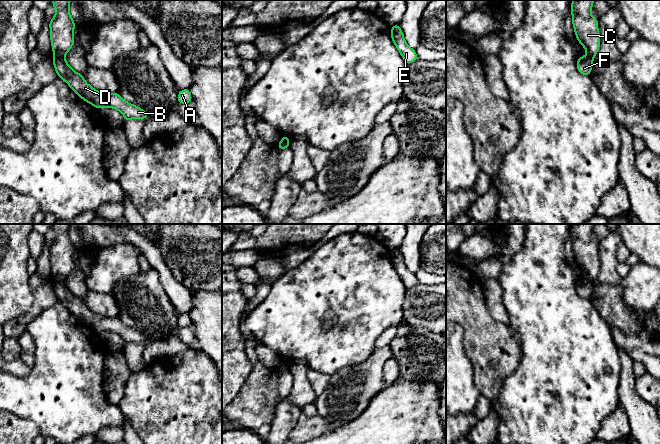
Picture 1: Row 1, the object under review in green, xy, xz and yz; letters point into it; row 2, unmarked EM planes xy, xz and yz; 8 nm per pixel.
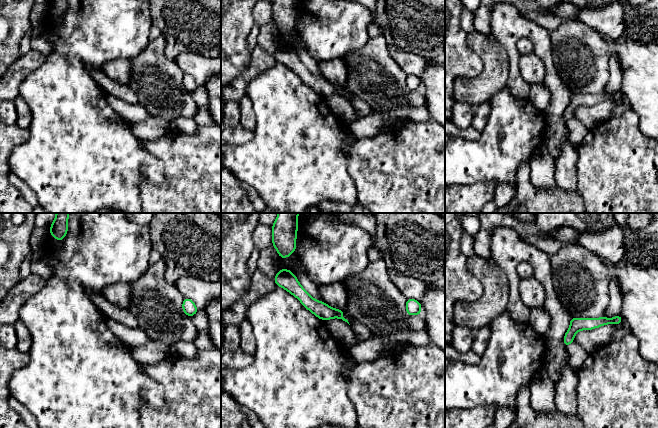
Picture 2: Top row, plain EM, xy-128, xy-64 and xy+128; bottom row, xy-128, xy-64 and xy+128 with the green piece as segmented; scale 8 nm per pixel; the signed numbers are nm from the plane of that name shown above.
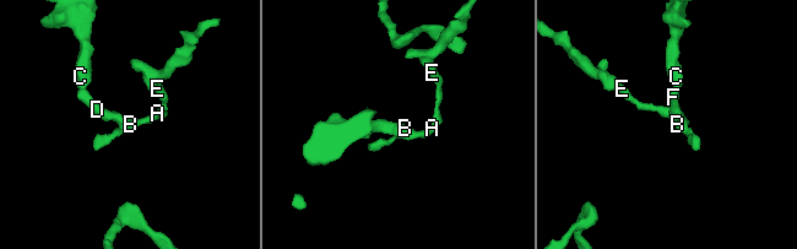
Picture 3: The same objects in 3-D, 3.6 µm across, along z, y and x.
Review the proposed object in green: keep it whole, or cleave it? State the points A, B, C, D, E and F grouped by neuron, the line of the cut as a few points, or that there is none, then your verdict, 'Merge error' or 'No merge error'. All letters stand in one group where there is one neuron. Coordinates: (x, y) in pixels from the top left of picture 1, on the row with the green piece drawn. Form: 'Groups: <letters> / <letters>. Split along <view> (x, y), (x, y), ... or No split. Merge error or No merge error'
Groups: A B D E F / C. Split along xy (55, 55), (62, 55), (64, 57). Merge error

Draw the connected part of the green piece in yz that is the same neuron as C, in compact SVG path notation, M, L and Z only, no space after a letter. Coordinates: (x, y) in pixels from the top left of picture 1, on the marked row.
M573 0L571 3L572 23L577 40L594 58L600 47L598 20L591 15L594 0Z

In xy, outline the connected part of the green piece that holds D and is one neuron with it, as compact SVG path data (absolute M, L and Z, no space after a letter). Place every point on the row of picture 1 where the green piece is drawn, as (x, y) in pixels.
M55 56L53 65L58 77L63 79L71 89L83 100L97 109L110 107L120 111L124 120L147 119L147 113L136 105L125 101L118 93L102 93L91 87L82 74L75 72L67 63L64 56Z

